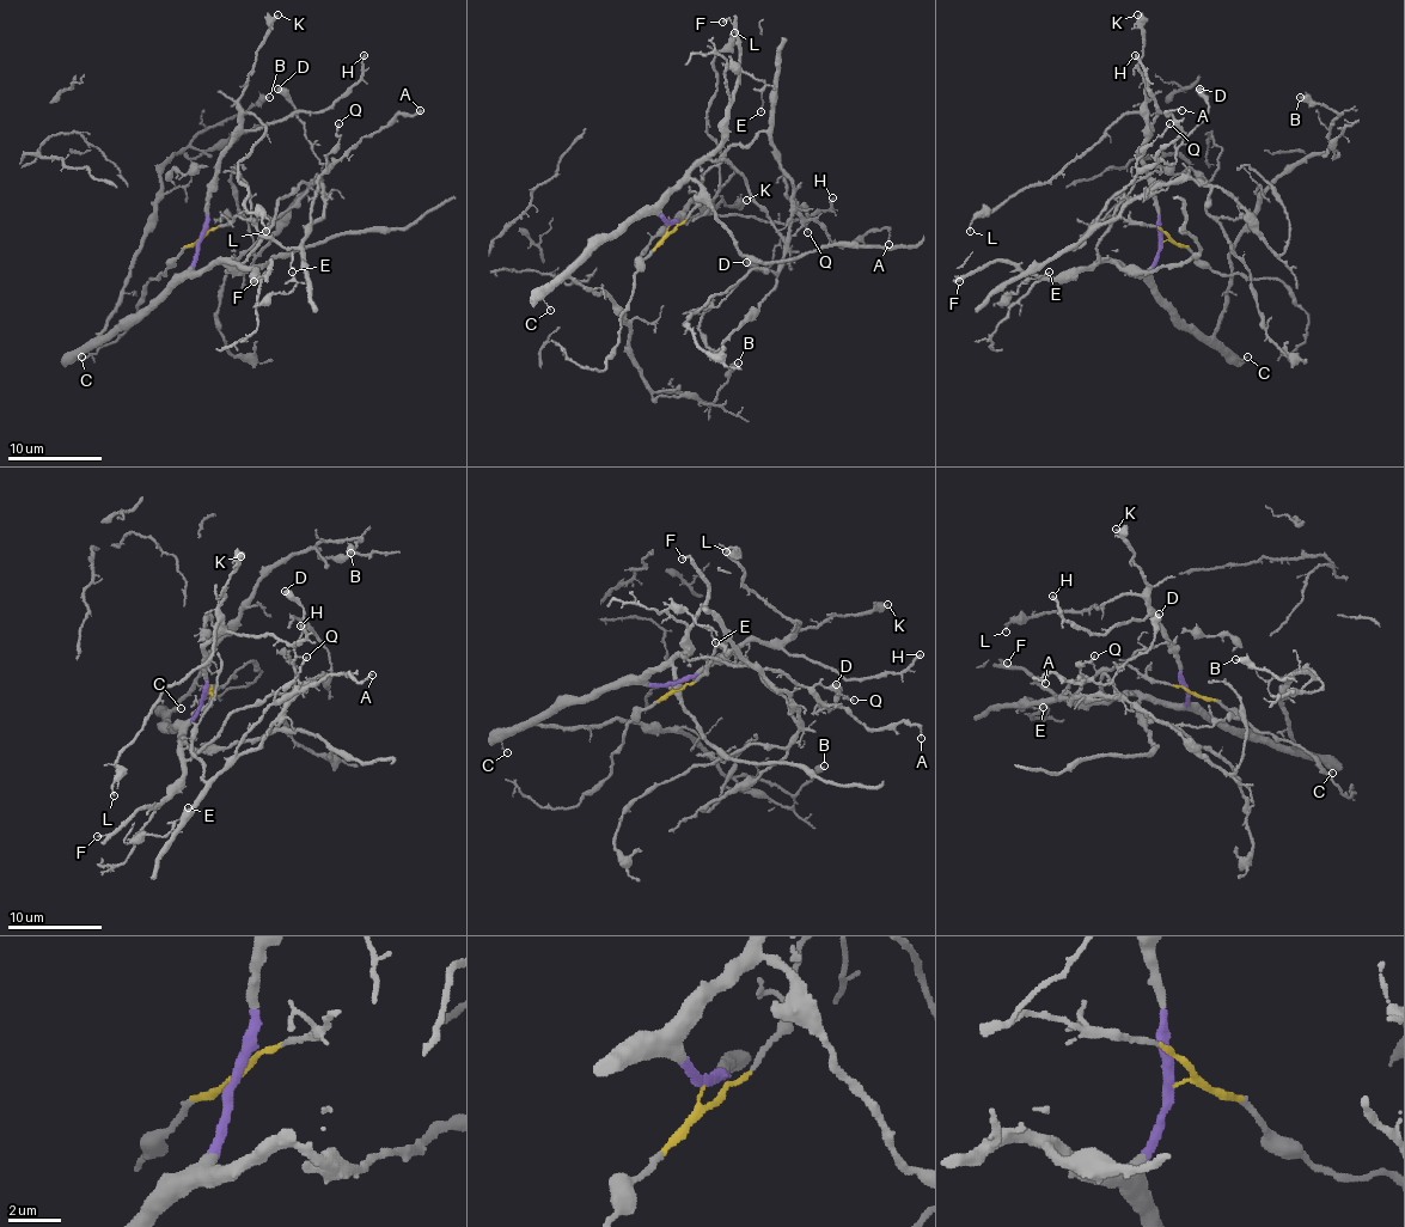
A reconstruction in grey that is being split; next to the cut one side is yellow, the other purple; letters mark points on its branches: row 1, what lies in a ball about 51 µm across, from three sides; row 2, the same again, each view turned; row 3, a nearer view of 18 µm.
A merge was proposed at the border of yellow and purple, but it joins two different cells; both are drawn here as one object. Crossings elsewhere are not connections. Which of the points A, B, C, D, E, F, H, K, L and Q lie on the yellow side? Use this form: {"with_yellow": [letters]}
{"with_yellow": ["A", "D", "Q"]}

